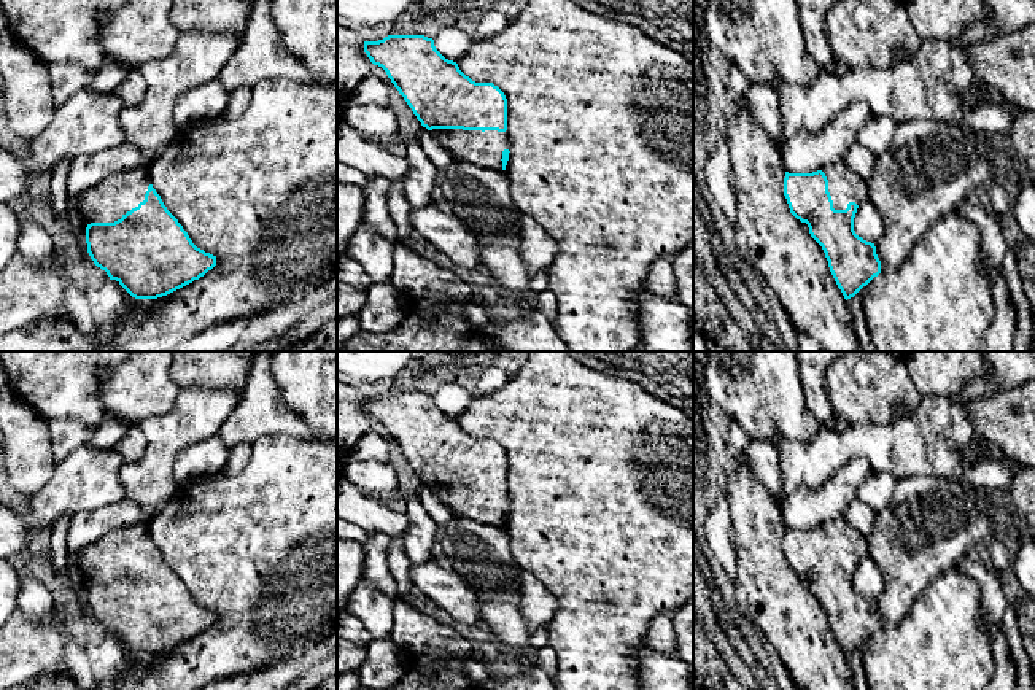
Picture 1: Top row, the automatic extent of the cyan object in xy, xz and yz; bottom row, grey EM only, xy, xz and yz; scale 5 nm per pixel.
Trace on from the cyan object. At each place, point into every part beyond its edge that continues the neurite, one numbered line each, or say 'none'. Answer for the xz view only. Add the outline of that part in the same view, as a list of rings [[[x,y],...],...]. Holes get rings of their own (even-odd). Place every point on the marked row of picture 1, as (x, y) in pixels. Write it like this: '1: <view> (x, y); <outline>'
1: xz (485, 148); [[[432,129],[431,132],[458,161],[486,169],[502,170],[502,151],[510,149],[507,130]]]

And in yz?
1: yz (845, 186); [[[843,161],[822,169],[828,180],[828,192],[835,210],[846,210],[849,202],[857,205],[868,200],[866,181],[852,172]]]

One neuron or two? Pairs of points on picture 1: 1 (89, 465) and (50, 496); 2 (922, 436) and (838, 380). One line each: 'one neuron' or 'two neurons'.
1: one neuron
2: two neurons

